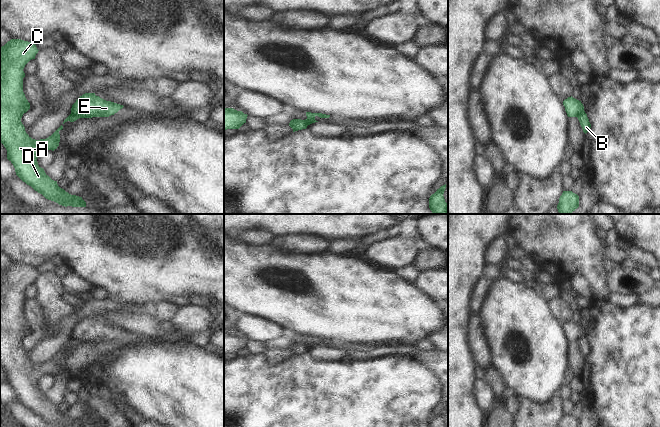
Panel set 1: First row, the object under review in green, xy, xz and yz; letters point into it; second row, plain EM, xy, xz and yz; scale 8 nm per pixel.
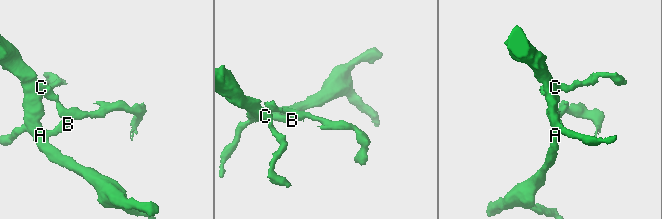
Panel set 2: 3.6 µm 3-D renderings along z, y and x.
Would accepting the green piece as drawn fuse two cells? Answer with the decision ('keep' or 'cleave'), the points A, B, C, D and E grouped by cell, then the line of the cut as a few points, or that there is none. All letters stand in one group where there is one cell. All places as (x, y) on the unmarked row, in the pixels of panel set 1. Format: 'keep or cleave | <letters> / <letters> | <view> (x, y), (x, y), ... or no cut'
cleave | A B C D / E | xy (71, 337), (79, 341)

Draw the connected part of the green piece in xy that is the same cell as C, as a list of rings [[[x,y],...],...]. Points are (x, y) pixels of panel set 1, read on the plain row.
[[[11,263],[0,271],[0,366],[7,374],[7,383],[13,388],[16,399],[46,423],[56,427],[86,427],[82,421],[71,419],[60,412],[57,405],[52,404],[38,389],[39,378],[46,374],[54,375],[59,370],[61,349],[51,360],[46,363],[32,363],[25,355],[21,346],[24,337],[30,333],[30,327],[23,316],[23,295],[25,289],[35,283],[38,273],[35,267],[21,263]]]

